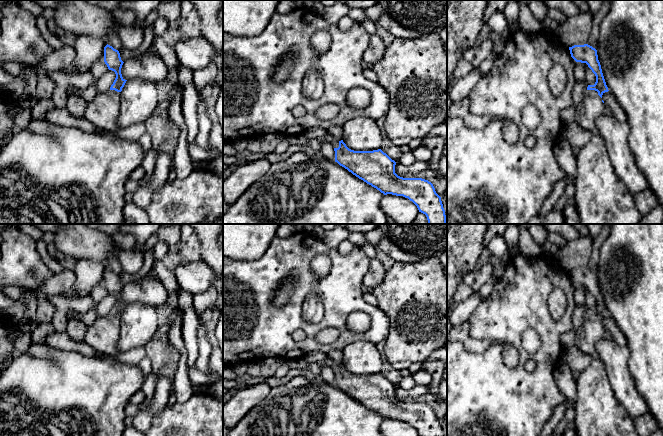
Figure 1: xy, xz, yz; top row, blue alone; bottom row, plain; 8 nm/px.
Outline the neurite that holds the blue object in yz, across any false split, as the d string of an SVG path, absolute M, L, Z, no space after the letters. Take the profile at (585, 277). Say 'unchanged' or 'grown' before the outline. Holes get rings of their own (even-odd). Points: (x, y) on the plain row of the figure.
grown; M588 268L574 269L569 271L569 274L571 281L576 286L586 287L596 300L595 308L588 309L575 339L575 346L582 353L592 355L595 352L595 344L607 335L602 319L609 314L598 284L597 274Z

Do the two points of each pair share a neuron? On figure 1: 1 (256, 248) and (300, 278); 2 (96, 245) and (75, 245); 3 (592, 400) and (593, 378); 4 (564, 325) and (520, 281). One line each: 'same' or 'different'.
1: different
2: same
3: same
4: same

